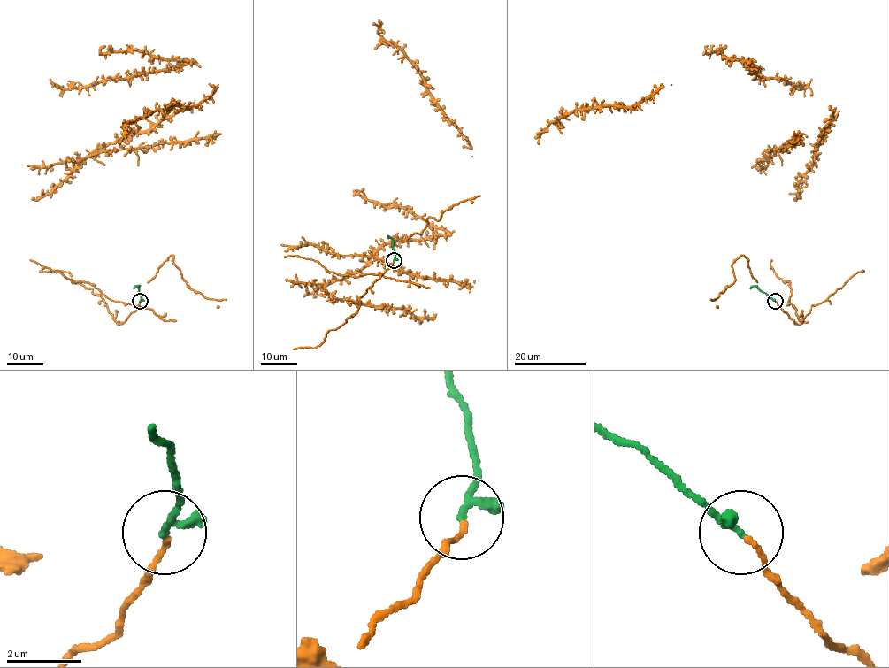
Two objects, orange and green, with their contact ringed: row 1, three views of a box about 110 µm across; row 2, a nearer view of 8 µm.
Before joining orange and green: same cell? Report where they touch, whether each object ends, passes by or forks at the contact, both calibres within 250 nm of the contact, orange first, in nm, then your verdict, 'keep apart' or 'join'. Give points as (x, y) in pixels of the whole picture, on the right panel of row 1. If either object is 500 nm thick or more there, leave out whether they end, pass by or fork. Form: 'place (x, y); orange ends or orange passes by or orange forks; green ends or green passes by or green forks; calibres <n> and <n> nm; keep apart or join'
place (775, 301); orange ends; green passes by; calibres 130 and 160 nm; join

